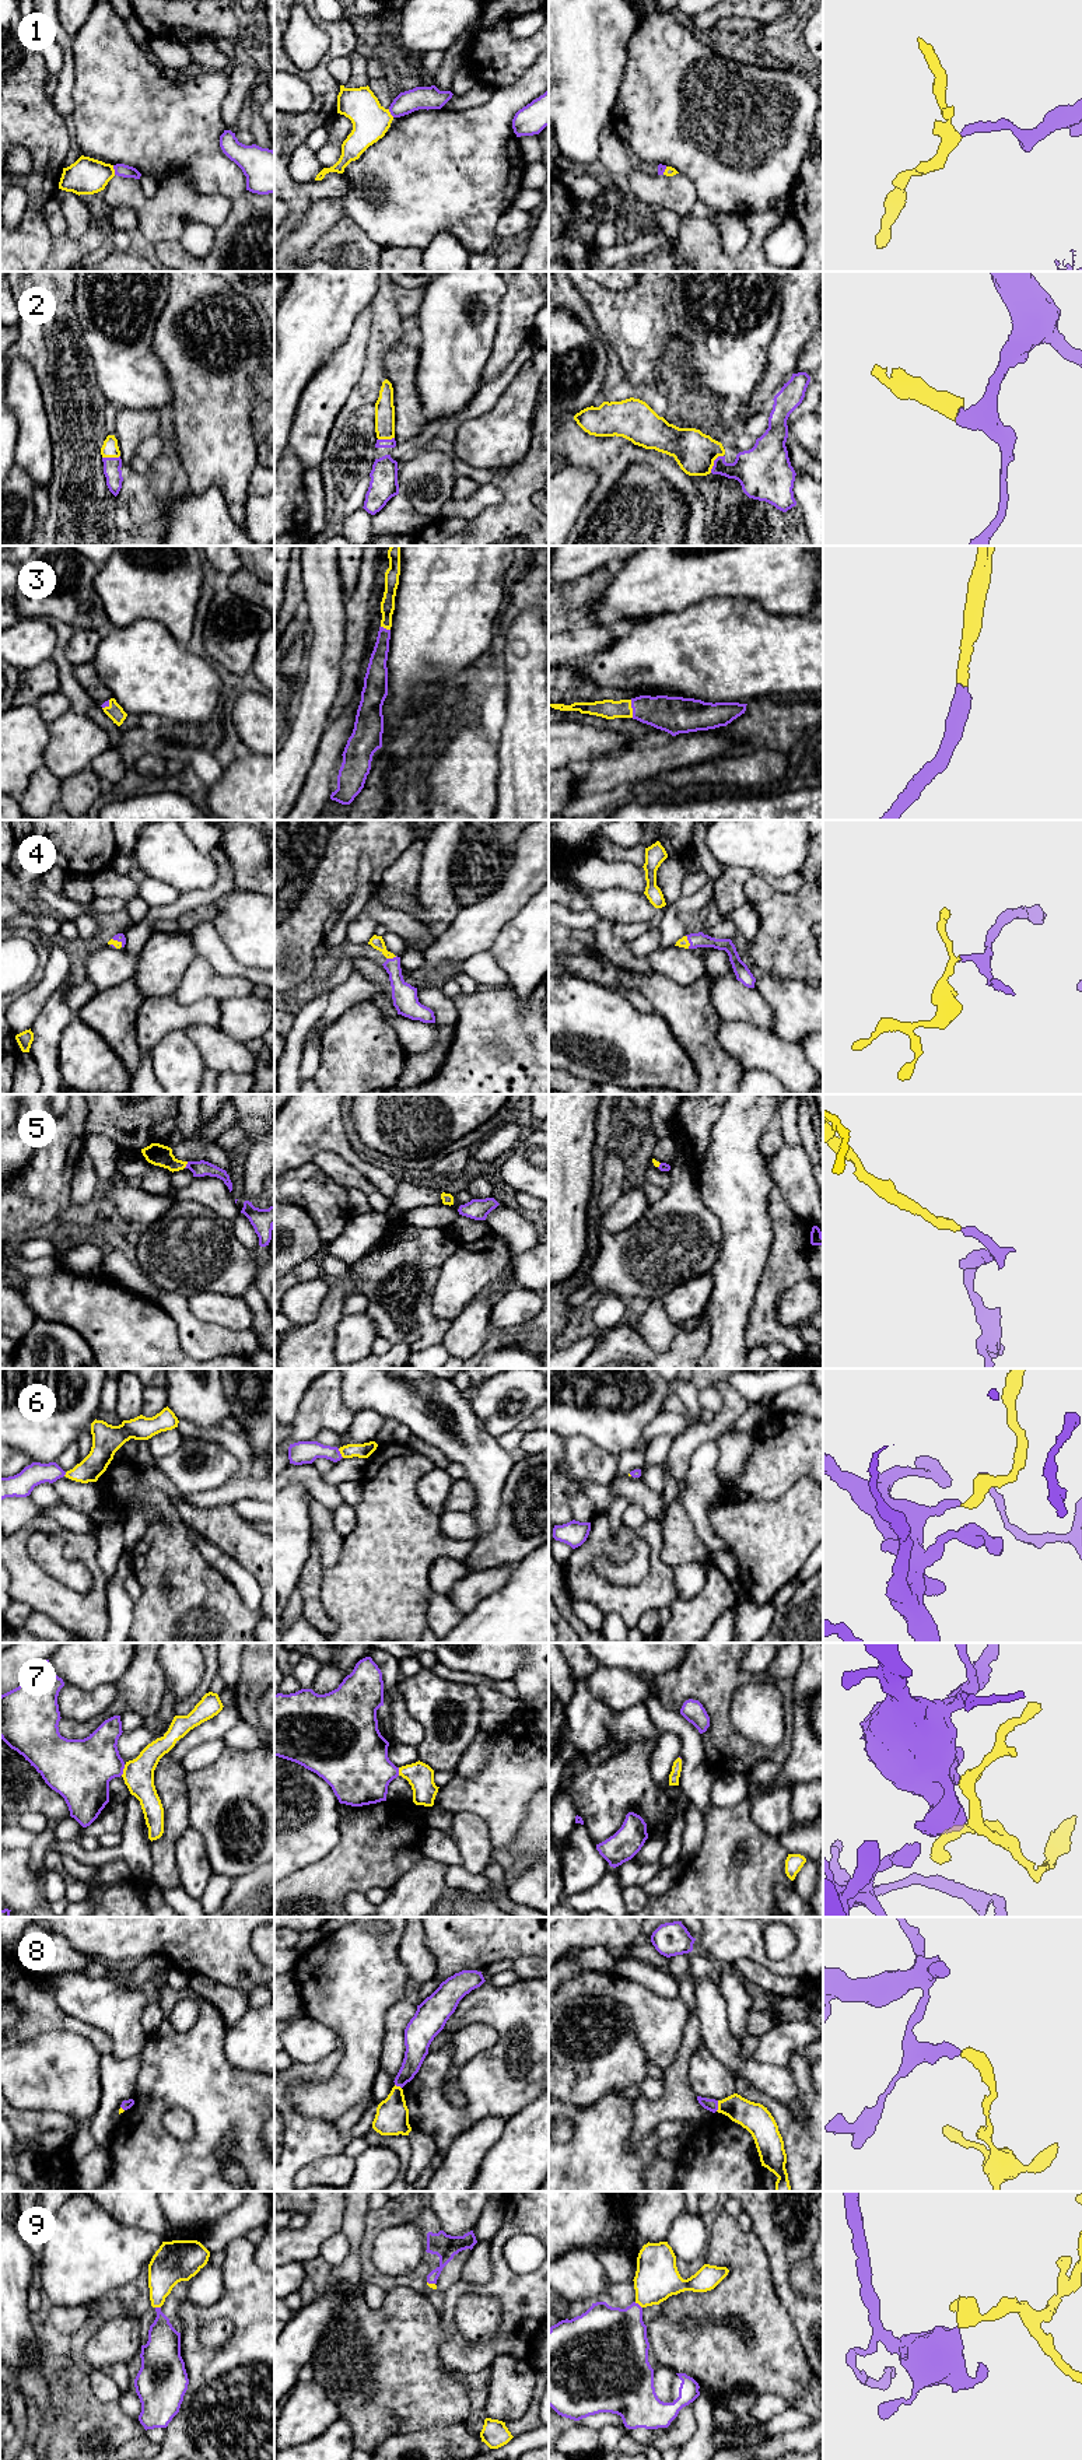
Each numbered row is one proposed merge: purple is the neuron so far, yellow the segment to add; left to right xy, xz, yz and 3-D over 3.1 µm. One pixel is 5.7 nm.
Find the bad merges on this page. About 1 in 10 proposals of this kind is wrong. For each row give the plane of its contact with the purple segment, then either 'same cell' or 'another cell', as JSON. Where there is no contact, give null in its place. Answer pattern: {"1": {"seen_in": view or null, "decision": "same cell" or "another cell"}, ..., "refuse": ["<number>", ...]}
{"1": {"seen_in": "xy", "decision": "same cell"}, "2": {"seen_in": "yz", "decision": "same cell"}, "3": {"seen_in": "yz", "decision": "same cell"}, "4": {"seen_in": "yz", "decision": "same cell"}, "5": {"seen_in": "xy", "decision": "same cell"}, "6": {"seen_in": "xz", "decision": "same cell"}, "7": {"seen_in": "xy", "decision": "same cell"}, "8": {"seen_in": "yz", "decision": "same cell"}, "9": {"seen_in": "yz", "decision": "same cell"}, "refuse": []}

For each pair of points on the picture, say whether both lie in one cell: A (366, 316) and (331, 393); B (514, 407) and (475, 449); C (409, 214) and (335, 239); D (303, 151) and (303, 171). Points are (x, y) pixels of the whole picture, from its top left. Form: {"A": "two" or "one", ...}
{"A": "one", "B": "one", "C": "two", "D": "one"}

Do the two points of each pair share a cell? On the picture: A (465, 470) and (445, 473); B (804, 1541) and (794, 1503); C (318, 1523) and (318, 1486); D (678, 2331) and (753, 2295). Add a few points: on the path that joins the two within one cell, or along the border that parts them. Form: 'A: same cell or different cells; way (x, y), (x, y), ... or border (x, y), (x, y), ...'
A: different cells; border (452, 462), (454, 470), (458, 475)
B: same cell; way (798, 1531), (798, 1513)
C: different cells; border (310, 1493), (331, 1511)
D: same cell; way (696, 2327), (715, 2308), (735, 2296)

